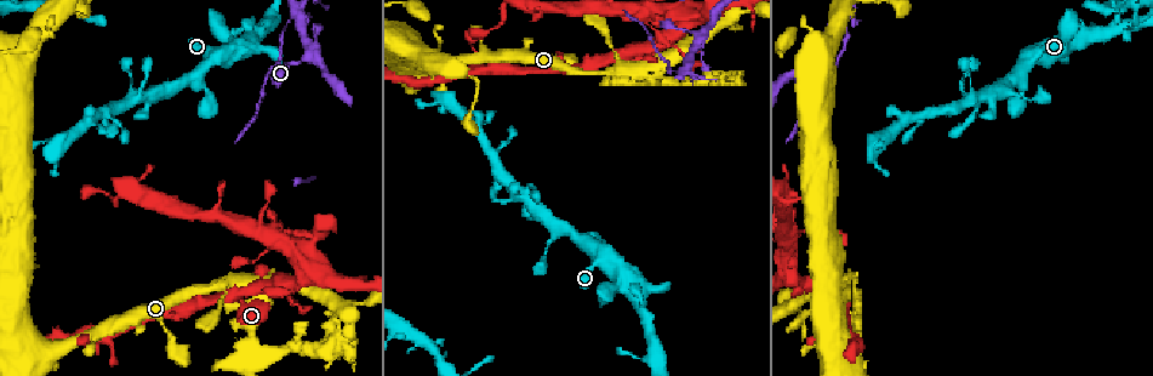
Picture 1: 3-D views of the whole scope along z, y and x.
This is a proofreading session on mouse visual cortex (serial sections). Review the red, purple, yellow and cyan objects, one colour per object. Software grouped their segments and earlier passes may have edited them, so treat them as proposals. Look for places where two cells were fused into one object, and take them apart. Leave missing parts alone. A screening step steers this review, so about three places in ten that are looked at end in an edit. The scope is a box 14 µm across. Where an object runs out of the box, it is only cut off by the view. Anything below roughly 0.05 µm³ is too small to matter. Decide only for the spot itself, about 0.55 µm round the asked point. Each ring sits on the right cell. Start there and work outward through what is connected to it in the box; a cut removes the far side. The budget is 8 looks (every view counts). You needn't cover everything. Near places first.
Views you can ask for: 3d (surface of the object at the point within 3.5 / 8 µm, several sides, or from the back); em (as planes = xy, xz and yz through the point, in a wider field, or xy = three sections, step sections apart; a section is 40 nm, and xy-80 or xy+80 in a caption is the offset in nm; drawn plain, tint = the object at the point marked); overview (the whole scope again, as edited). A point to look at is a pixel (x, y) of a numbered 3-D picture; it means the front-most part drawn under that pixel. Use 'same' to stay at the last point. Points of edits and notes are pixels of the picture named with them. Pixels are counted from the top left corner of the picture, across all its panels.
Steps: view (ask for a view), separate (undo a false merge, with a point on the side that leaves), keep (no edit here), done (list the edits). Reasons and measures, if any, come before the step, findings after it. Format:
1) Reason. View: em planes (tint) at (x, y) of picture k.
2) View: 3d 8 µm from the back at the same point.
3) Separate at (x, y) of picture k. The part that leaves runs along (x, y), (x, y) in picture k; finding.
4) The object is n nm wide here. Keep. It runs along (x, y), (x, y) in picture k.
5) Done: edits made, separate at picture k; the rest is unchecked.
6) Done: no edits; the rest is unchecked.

Small branch off a trunk. View: 3d 8 µm at (966, 99) of picture 1.

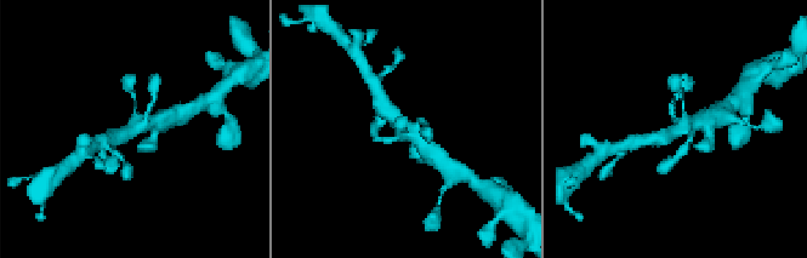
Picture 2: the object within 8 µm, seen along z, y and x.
View: em planes (tint) at (409, 127) of picture 2.

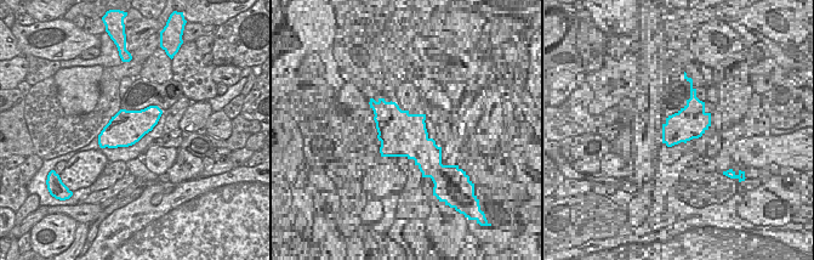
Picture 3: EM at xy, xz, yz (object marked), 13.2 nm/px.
The object is 460 nm wide here. Keep. It runs along (431, 153), (385, 108), (385, 103) in picture 2; continuous, no second cell.

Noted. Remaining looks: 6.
A narrow waist. View: 3d 3.5 µm at (844, 283) of picture 1.

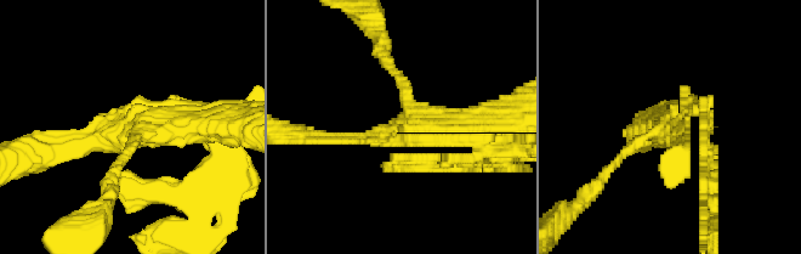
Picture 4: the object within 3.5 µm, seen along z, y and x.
4 arms meet here; the arms are 150, 150, 150, 300 nm wide. View: em xy step 3 (tint) at (680, 131) of picture 4.

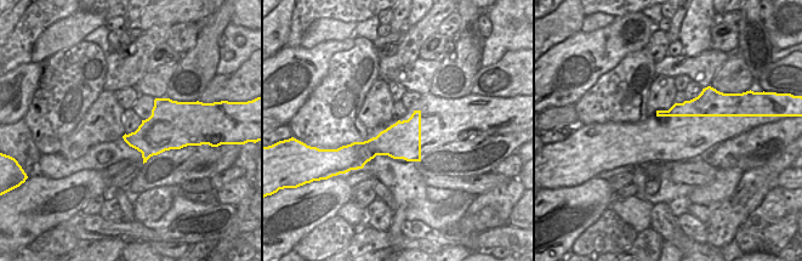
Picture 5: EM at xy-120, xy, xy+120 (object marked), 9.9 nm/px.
Separate at (435, 141) of picture 4. The part that leaves runs along (393, 137), (476, 141), (479, 159) in picture 4; a second cell is stuck on.

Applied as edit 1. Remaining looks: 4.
View: overview.

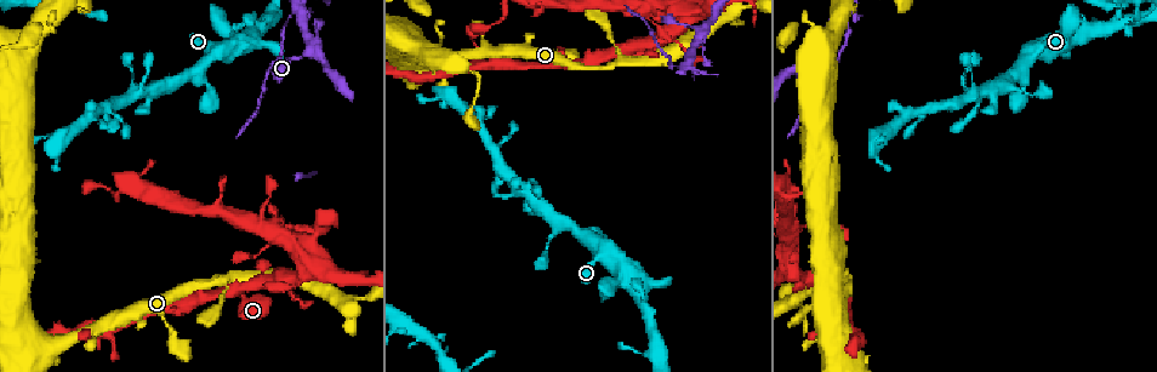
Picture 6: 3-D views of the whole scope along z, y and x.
View: em xy step 3 (tint) at (698, 31) of picture 6.

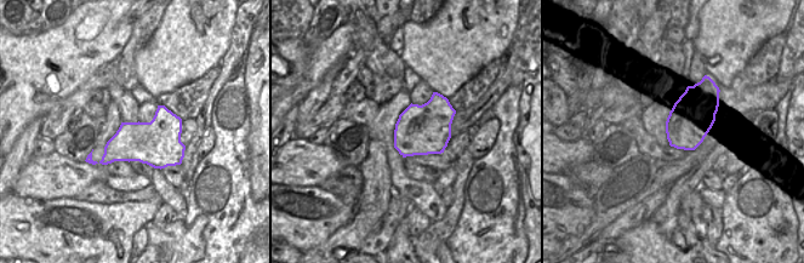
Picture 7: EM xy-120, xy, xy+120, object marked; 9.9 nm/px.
See where the arms go. View: 3d 3.5 µm at the same point.

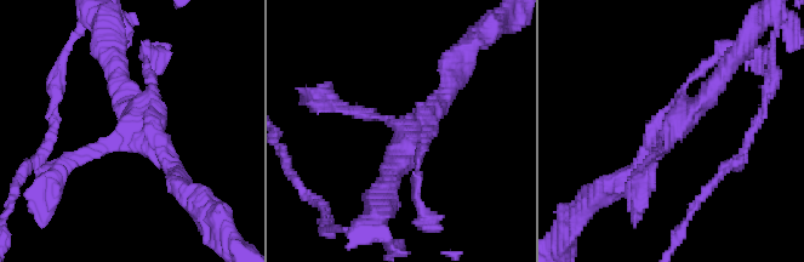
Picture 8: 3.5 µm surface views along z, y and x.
Keep. All the same cell.

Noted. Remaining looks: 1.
Done: edits made, separate at picture 4; the rest is unchecked.

